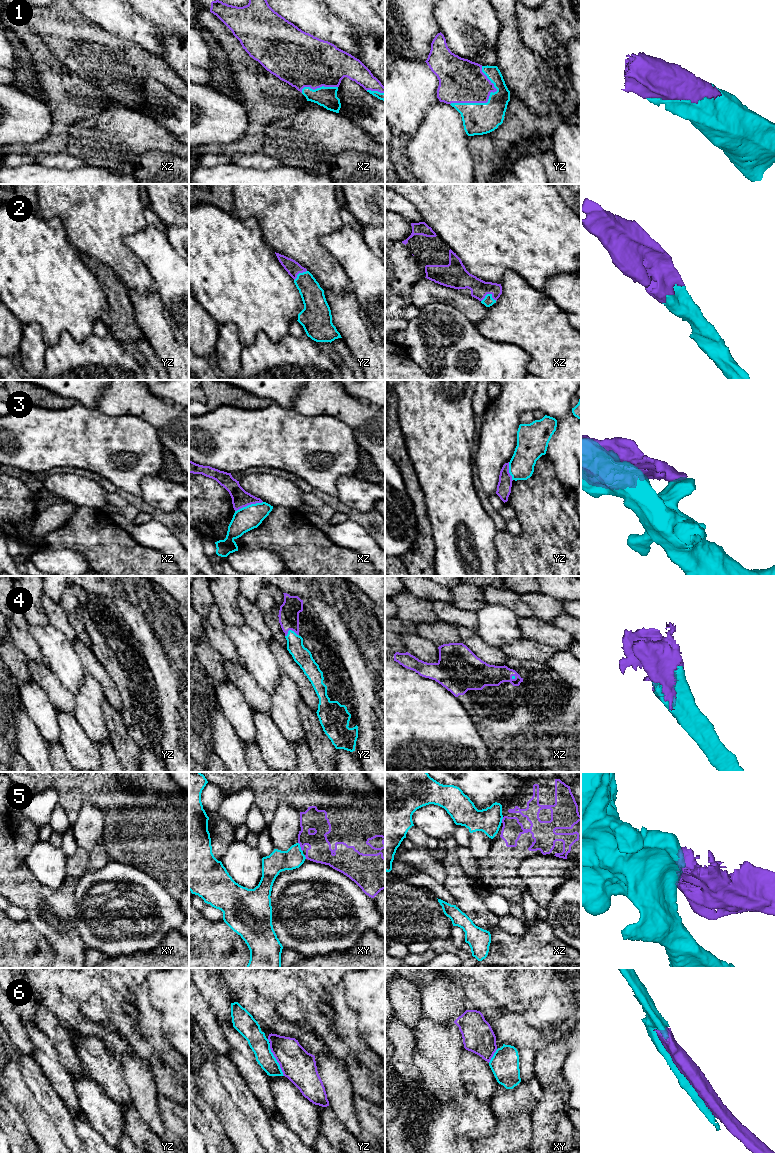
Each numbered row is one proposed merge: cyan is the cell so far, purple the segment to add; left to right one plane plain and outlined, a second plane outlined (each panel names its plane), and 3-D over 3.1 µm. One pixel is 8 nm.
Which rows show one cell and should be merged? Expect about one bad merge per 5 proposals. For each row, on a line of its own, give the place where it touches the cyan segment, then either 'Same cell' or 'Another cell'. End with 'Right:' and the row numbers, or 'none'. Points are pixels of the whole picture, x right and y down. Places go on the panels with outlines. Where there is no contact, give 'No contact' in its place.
1: Touches cyan at yz (488, 101). Same cell
2: Touches cyan at xz (488, 294). Same cell
3: Touches cyan at xz (248, 505). Another cell
4: Touches cyan at yz (290, 630). Same cell
5: Touches cyan at xy (300, 847). Another cell
6: Touches cyan at yz (275, 1059). Same cell
Right: 1, 2, 4, 6

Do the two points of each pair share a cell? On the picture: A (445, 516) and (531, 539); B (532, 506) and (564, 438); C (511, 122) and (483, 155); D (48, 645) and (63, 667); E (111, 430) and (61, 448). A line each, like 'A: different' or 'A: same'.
A: different
B: different
C: same
D: same
E: same

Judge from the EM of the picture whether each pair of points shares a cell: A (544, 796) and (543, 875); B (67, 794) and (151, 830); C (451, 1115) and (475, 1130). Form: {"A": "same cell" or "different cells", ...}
{"A": "different cells", "B": "same cell", "C": "different cells"}

